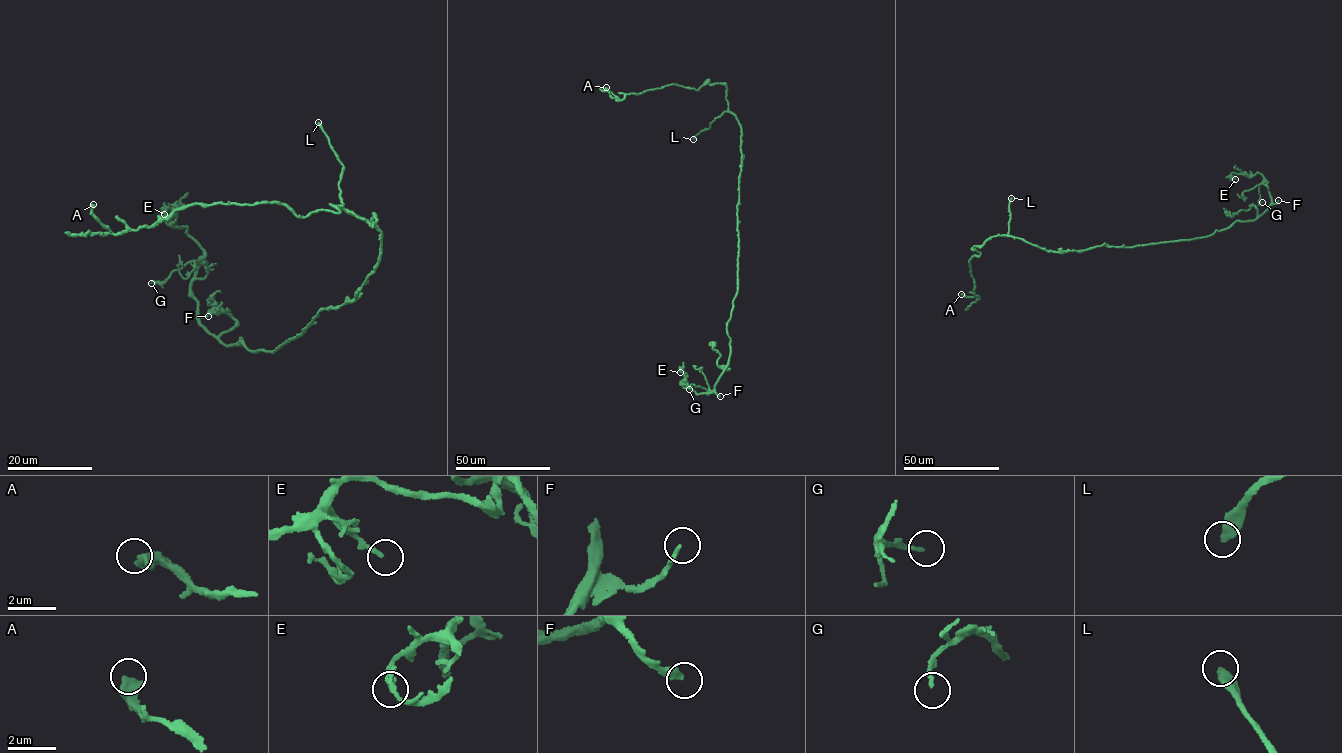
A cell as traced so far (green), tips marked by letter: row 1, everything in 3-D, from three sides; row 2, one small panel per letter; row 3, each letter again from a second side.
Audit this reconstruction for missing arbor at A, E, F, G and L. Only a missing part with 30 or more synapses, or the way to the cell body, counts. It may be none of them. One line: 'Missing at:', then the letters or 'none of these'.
Missing at: F, L

